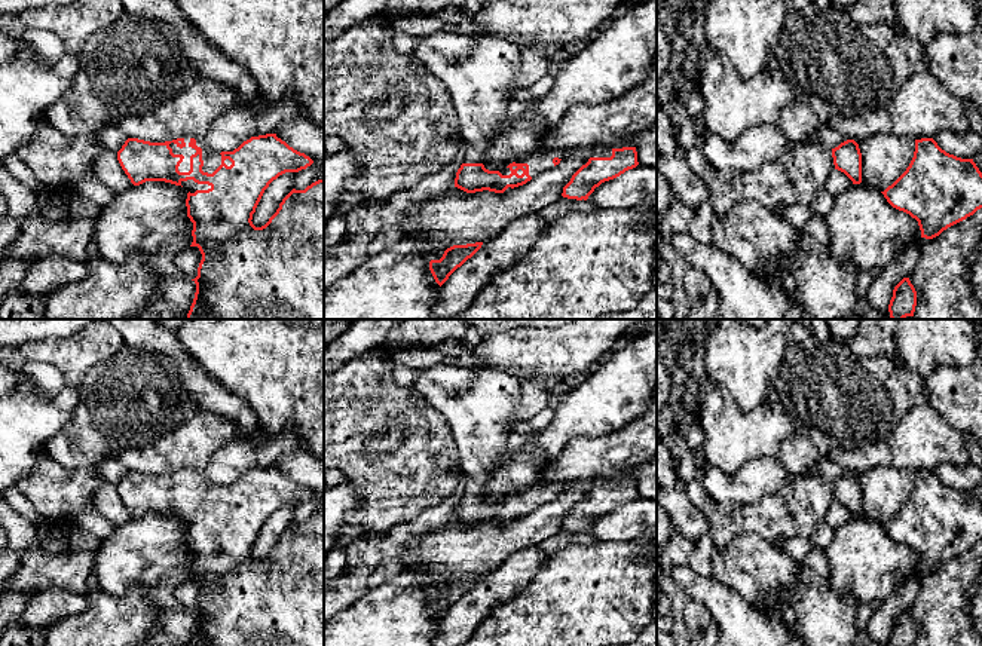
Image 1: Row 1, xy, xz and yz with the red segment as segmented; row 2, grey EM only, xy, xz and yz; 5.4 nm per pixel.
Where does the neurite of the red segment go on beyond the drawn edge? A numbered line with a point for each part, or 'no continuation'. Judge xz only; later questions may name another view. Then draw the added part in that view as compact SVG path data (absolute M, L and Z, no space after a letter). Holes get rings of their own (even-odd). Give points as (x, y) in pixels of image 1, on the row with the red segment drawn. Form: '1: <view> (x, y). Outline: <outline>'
1: xz (606, 150). Outline: M603 146L602 149L596 149L590 153L590 157L611 157L612 156L612 147Z

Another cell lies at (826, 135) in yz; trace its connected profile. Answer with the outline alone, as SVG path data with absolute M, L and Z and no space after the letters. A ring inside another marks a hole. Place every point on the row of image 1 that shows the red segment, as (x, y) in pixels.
M823 125L808 141L813 144L823 144L830 149L835 149L847 140L850 140L850 138L845 137L844 134L841 134L839 131L836 131L827 125Z

